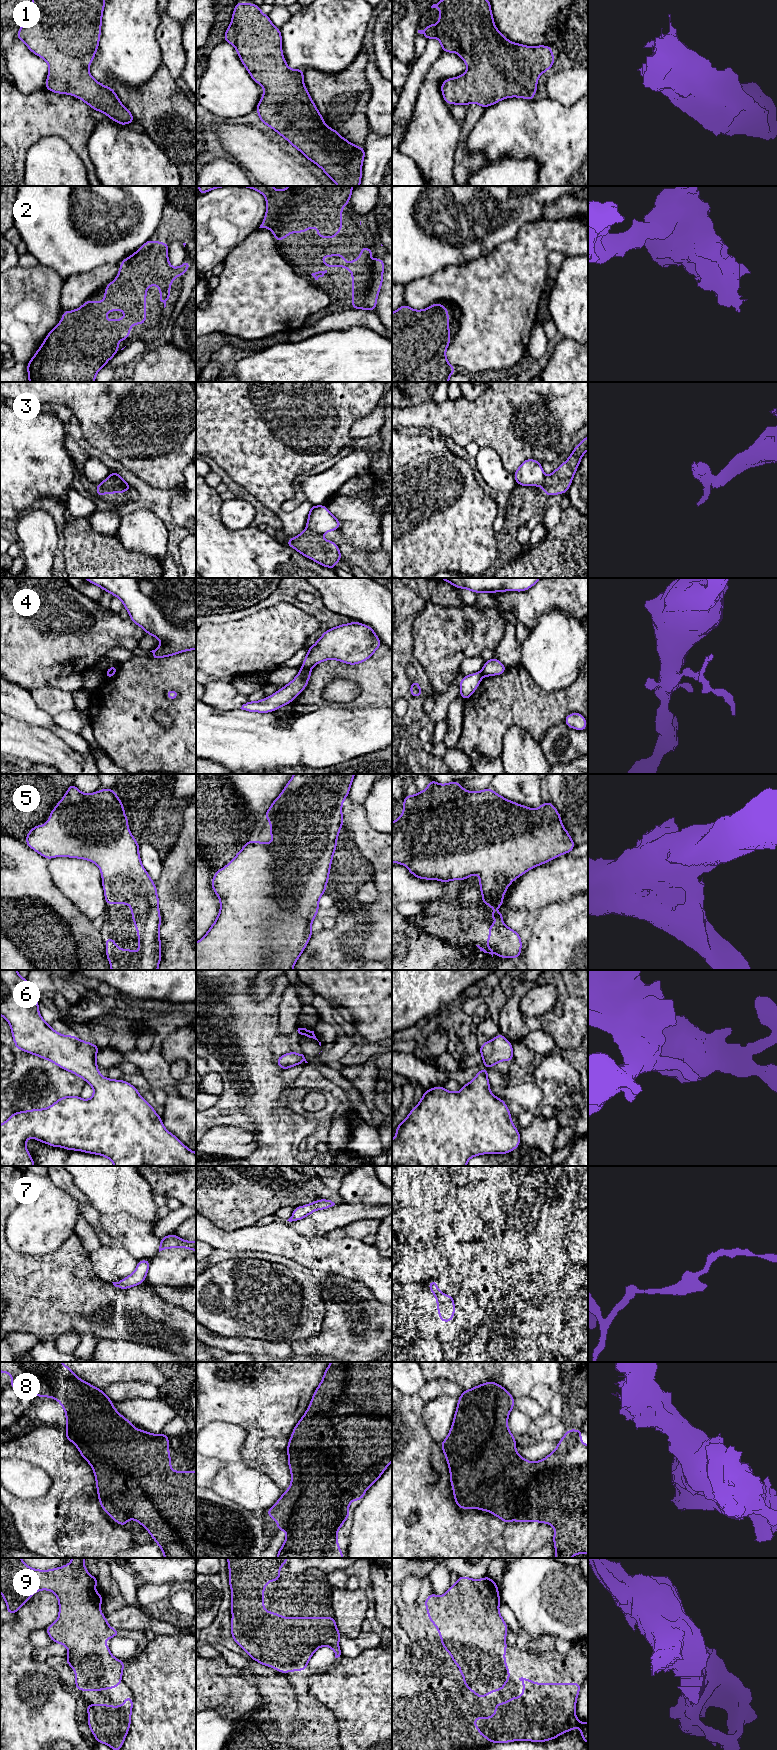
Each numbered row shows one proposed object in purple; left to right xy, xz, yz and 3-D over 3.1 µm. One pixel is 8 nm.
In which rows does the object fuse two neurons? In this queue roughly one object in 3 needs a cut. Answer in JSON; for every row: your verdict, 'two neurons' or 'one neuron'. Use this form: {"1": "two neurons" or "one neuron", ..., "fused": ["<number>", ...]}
{"1": "one neuron", "2": "one neuron", "3": "two neurons", "4": "two neurons", "5": "one neuron", "6": "one neuron", "7": "one neuron", "8": "one neuron", "9": "one neuron", "fused": ["3", "4"]}

